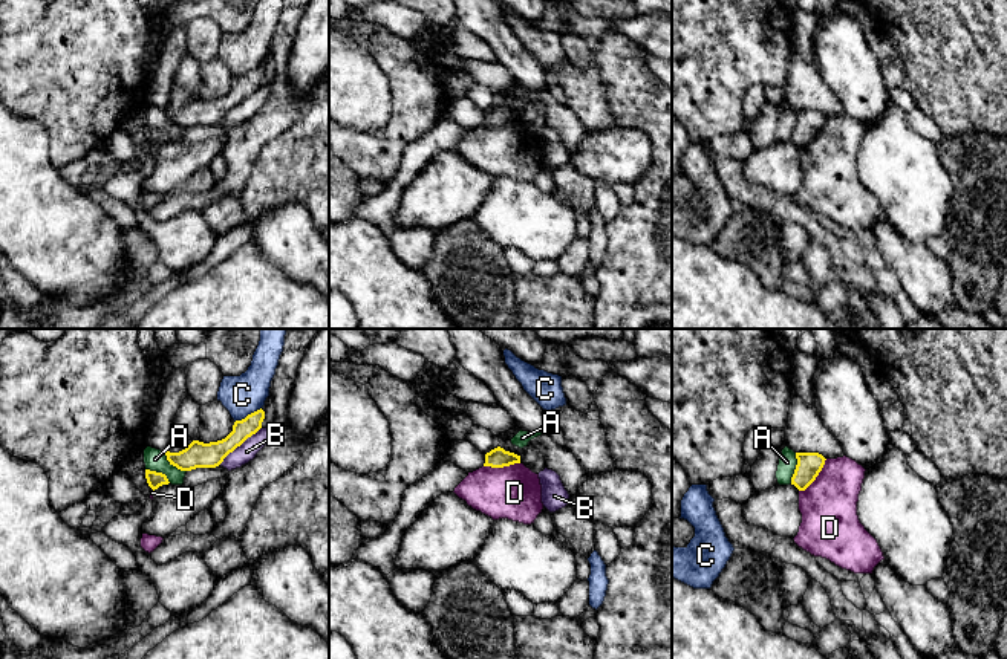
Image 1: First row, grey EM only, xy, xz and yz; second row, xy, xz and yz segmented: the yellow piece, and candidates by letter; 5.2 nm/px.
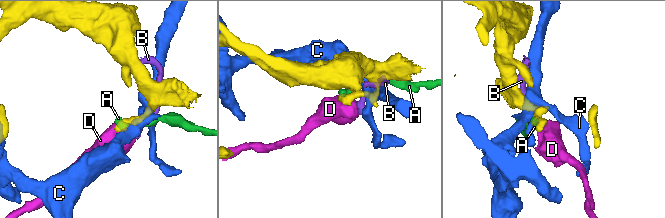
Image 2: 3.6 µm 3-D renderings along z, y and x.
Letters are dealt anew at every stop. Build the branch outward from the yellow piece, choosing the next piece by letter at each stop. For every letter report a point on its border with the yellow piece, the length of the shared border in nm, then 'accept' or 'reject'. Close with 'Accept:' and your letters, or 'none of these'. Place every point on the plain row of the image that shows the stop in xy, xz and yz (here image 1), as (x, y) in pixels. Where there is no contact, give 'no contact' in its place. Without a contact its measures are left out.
A: contact yz (796, 126); length 160 nm; reject
B: contact xy (239, 103); length 300 nm; reject
C: contact xy (248, 72); length 170 nm; reject
D: contact yz (816, 133); length 220 nm; reject
Accept: none of these

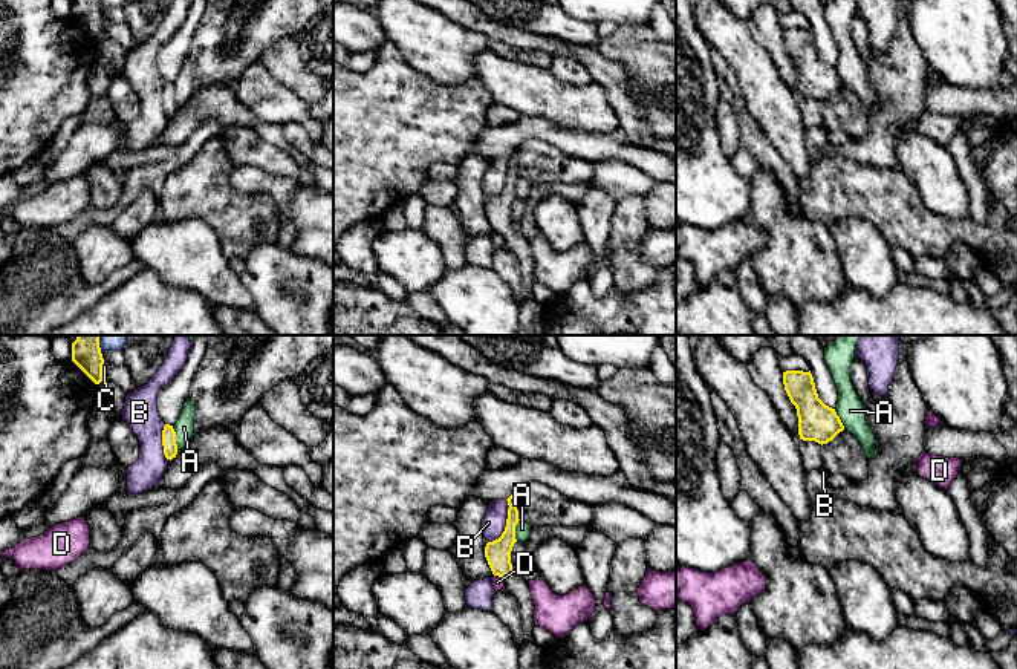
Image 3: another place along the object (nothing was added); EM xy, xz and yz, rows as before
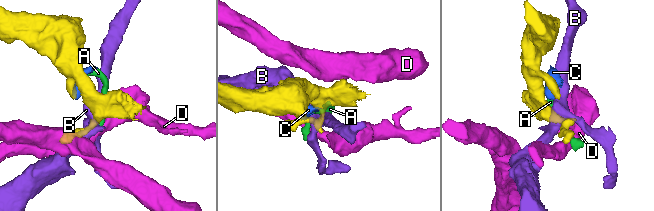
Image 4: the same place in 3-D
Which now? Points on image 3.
A: contact xy (175, 97); length 150 nm; reject
B: contact xz (506, 181); length 260 nm; reject
C: contact xy (101, 28); length 110 nm; reject
D: contact xz (499, 233); length 70 nm; reject
Accept: none of these

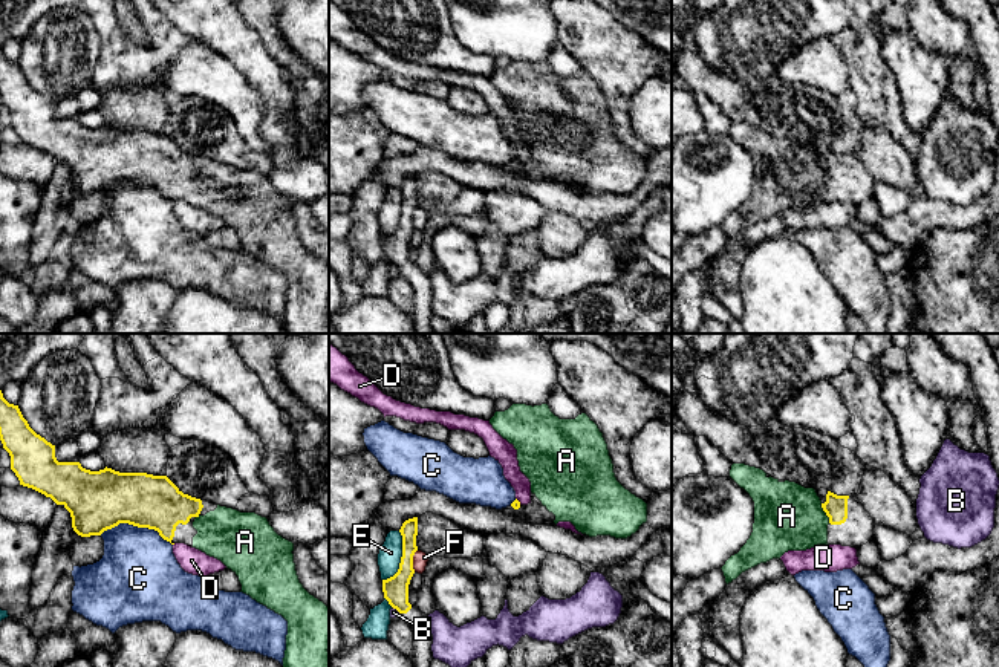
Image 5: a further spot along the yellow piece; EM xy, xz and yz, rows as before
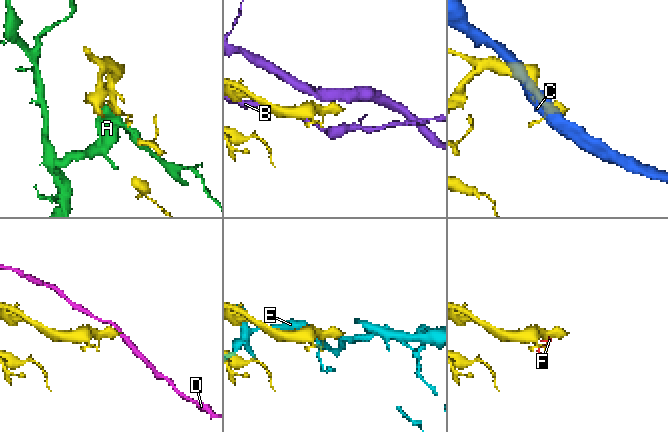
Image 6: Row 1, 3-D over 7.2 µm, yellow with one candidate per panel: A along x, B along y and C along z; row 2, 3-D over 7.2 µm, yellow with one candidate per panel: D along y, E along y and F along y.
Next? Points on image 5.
A: contact yz (825, 169); length 120 nm; accept
B: contact xz (396, 266); length 60 nm; reject
C: contact xy (136, 182); length 380 nm; reject
D: contact xz (517, 158); length 50 nm; reject
E: contact xz (401, 216); length 280 nm; reject
F: contact xz (412, 217); length 120 nm; reject
Accept: A

